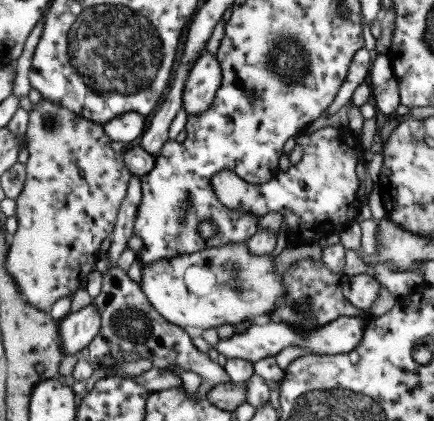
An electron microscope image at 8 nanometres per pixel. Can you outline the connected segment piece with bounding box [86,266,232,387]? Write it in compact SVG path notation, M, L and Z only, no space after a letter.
M117 266L103 273L102 289L91 303L96 305L101 316L99 333L88 345L86 358L94 368L114 367L124 361L148 359L155 368L180 368L194 372L213 387L232 382L225 369L210 360L205 352L196 349L185 329L166 320L150 304L140 285Z

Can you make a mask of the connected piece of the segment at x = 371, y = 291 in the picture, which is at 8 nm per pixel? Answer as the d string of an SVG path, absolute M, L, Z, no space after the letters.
M344 274L341 277L341 287L343 295L352 306L368 313L372 303L377 299L379 282L369 274Z

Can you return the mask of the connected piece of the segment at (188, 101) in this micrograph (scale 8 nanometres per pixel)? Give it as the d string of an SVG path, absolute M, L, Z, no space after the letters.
M204 53L193 66L185 84L182 100L186 116L203 114L211 107L221 87L222 69L217 57Z

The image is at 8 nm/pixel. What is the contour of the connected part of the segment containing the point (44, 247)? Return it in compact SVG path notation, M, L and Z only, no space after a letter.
M47 98L29 112L27 126L28 158L26 178L16 198L15 216L18 228L9 244L6 268L15 280L24 300L38 310L50 314L54 302L74 296L86 284L88 274L95 270L100 243L109 237L117 221L117 212L127 193L131 172L123 155L110 147L111 140L103 126L82 118Z

